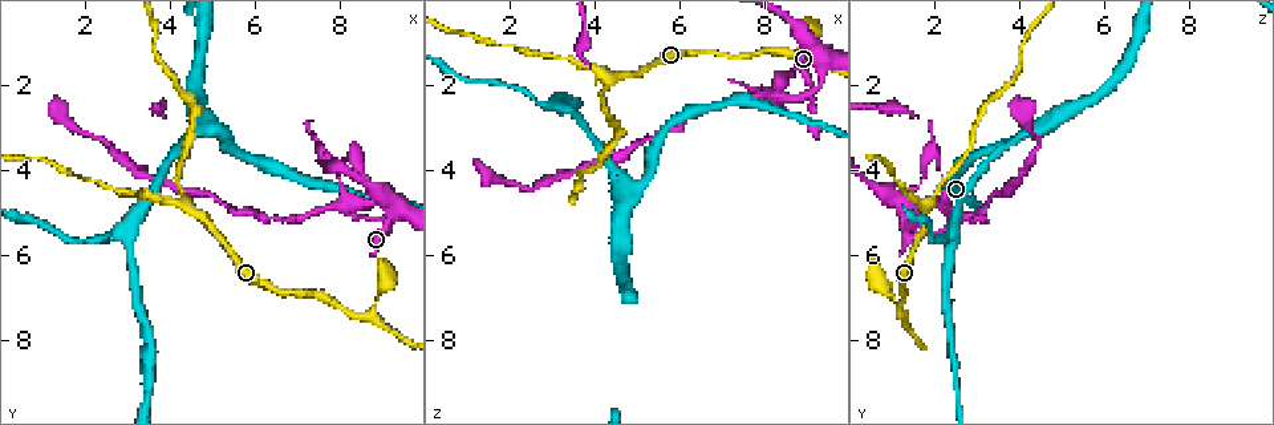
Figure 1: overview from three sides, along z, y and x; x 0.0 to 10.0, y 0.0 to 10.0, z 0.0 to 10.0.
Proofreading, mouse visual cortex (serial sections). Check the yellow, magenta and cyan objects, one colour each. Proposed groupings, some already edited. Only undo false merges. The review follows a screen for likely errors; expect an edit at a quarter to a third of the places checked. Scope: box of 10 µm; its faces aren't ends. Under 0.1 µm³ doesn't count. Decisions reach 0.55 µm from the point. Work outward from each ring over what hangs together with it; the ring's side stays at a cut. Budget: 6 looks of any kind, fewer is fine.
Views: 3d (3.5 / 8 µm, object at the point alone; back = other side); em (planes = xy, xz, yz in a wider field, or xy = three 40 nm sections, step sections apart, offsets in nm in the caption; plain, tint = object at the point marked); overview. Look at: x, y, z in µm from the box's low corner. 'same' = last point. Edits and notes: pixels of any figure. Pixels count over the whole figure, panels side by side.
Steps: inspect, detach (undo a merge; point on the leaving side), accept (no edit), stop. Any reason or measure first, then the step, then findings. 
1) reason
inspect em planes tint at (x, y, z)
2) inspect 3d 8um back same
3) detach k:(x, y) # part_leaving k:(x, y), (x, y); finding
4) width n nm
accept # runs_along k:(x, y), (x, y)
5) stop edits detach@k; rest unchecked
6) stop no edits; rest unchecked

three-way junction
inspect 3d 3.5um at (8.25, 4.80, 2.25)

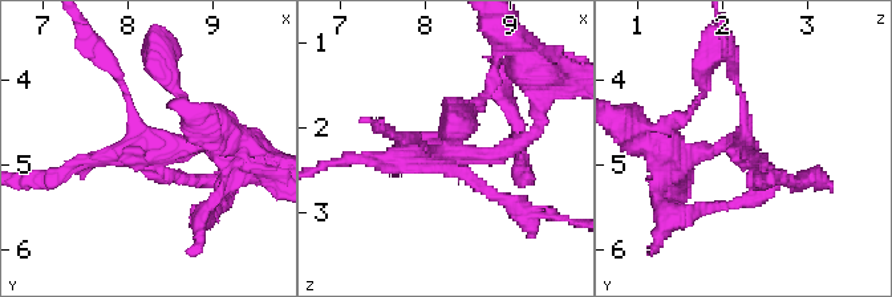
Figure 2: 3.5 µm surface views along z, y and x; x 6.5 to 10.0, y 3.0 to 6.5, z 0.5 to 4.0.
now the EM
inspect em xy step 5 tint at (8.25, 4.90, 2.30)

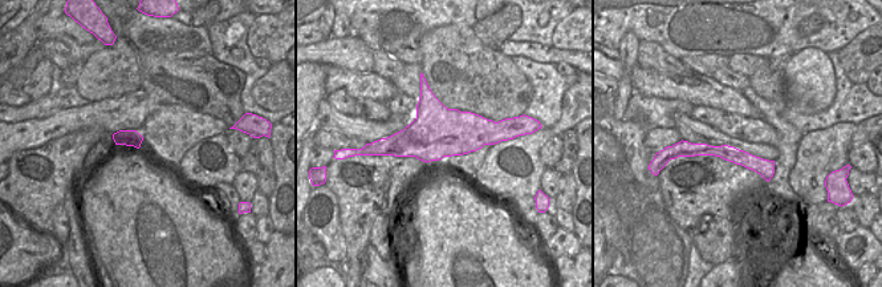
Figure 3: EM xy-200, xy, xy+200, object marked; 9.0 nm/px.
detach 2:(65, 170) # part_leaving 2:(130, 158), (85, 158), (36, 179); two cells meet here

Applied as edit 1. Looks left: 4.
redraw
inspect overview

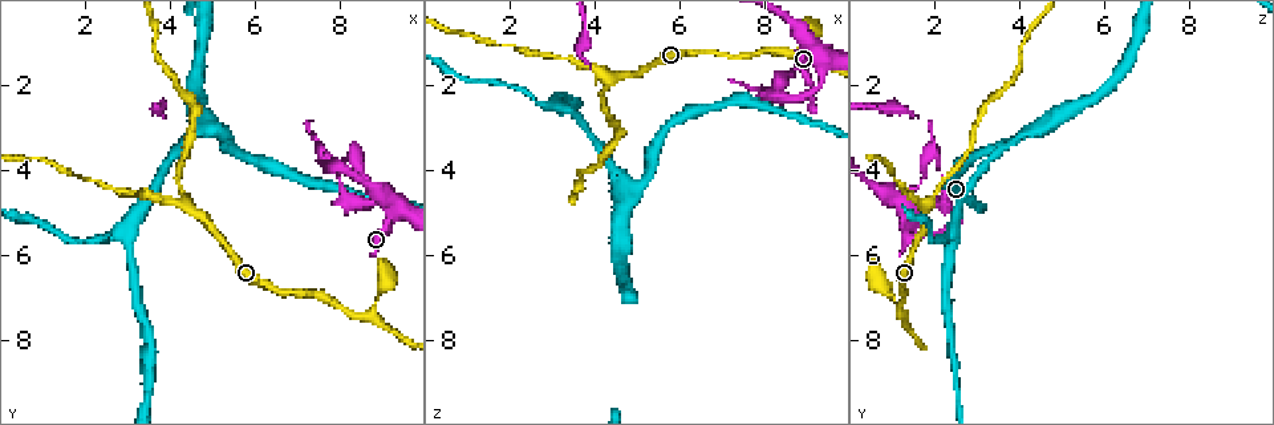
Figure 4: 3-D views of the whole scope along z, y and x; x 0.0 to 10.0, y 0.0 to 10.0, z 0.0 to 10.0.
sharp bend
inspect 3d 3.5um at (4.90, 3.00, 4.35)

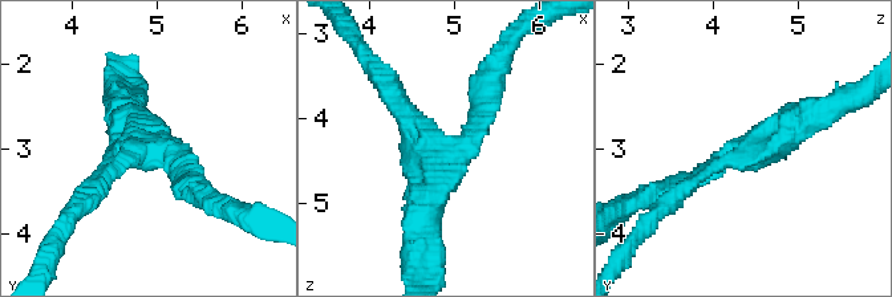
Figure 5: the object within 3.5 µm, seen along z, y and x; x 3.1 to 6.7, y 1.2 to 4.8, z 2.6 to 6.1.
arms 3; arm_widths 200, 250, 450 nm
inspect em xy step 1 tint at (4.90, 3.00, 4.35)

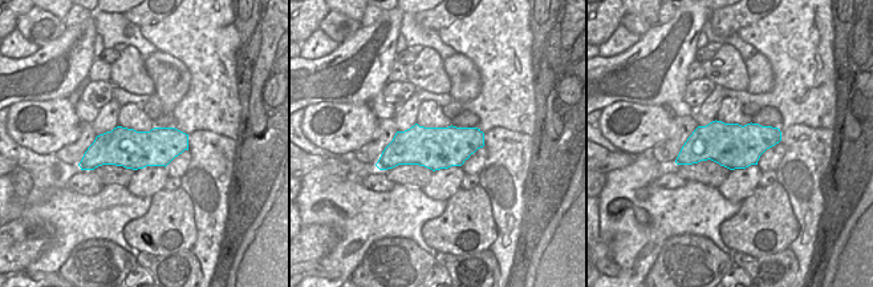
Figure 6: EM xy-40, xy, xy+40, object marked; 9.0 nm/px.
inspect em xy step 2 tint same

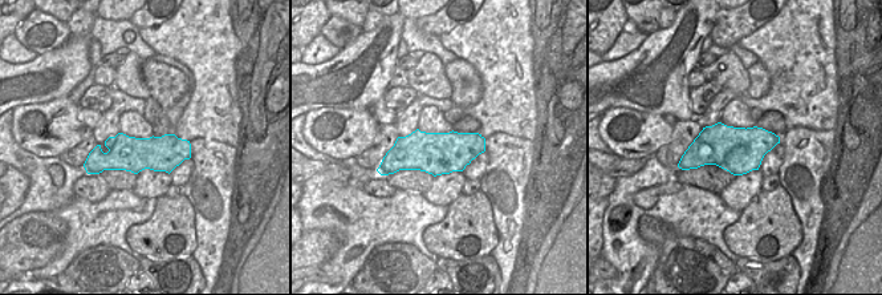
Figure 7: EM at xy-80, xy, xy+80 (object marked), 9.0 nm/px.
width 380 nm
accept # runs_along 7:(187, 146), (116, 153), (89, 166); all the same cell

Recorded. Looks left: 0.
stop edits detach@2; rest unchecked

